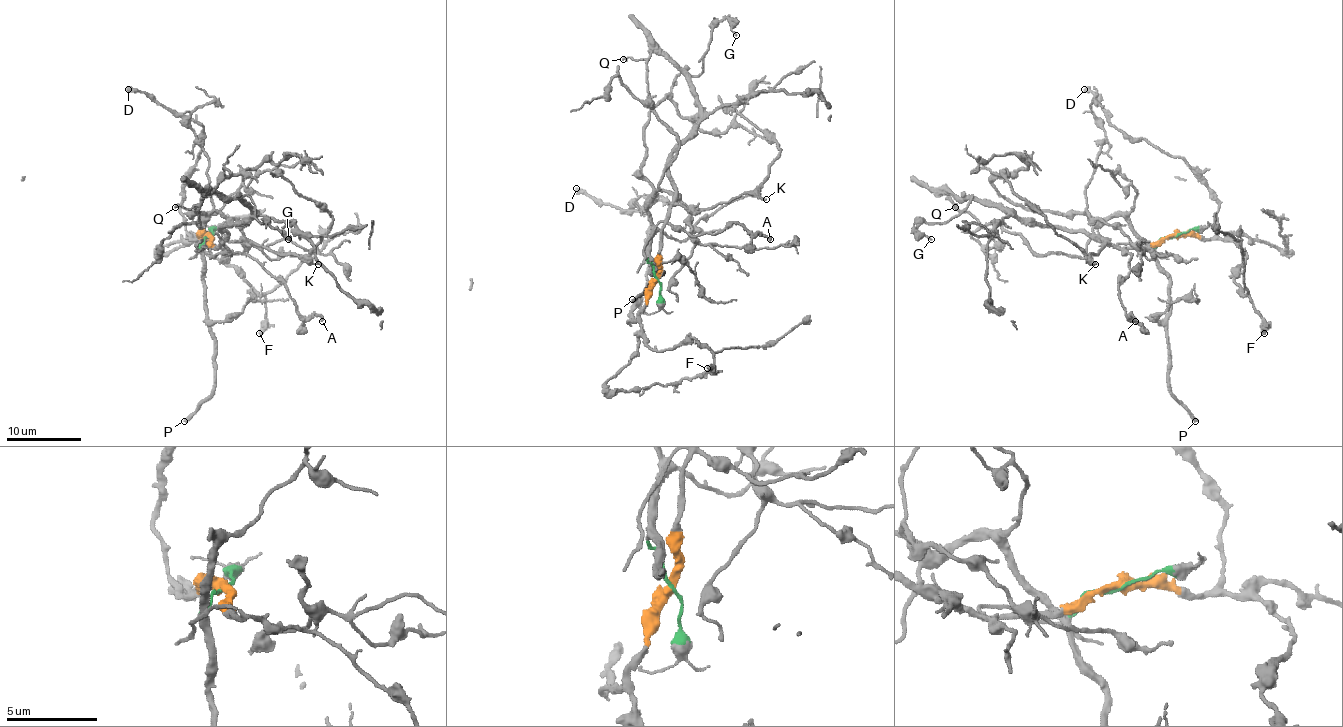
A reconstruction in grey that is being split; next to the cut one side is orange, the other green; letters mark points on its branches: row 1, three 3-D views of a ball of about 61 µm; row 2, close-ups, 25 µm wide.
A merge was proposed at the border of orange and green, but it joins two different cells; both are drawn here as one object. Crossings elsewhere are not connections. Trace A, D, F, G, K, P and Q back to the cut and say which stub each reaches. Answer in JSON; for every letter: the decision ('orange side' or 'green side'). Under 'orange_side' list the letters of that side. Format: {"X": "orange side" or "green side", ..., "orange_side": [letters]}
{"A": "orange side", "D": "orange side", "F": "orange side", "G": "orange side", "K": "orange side", "P": "green side", "Q": "orange side", "orange_side": ["A", "D", "F", "G", "K", "Q"]}

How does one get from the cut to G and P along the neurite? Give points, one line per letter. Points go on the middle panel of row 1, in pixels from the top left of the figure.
G: (656, 279), (675, 195), (671, 152), (699, 120), (690, 79), (703, 71), (719, 21), (736, 36)
P: (656, 279), (654, 266), (648, 258), (652, 273), (661, 272), (631, 300)

